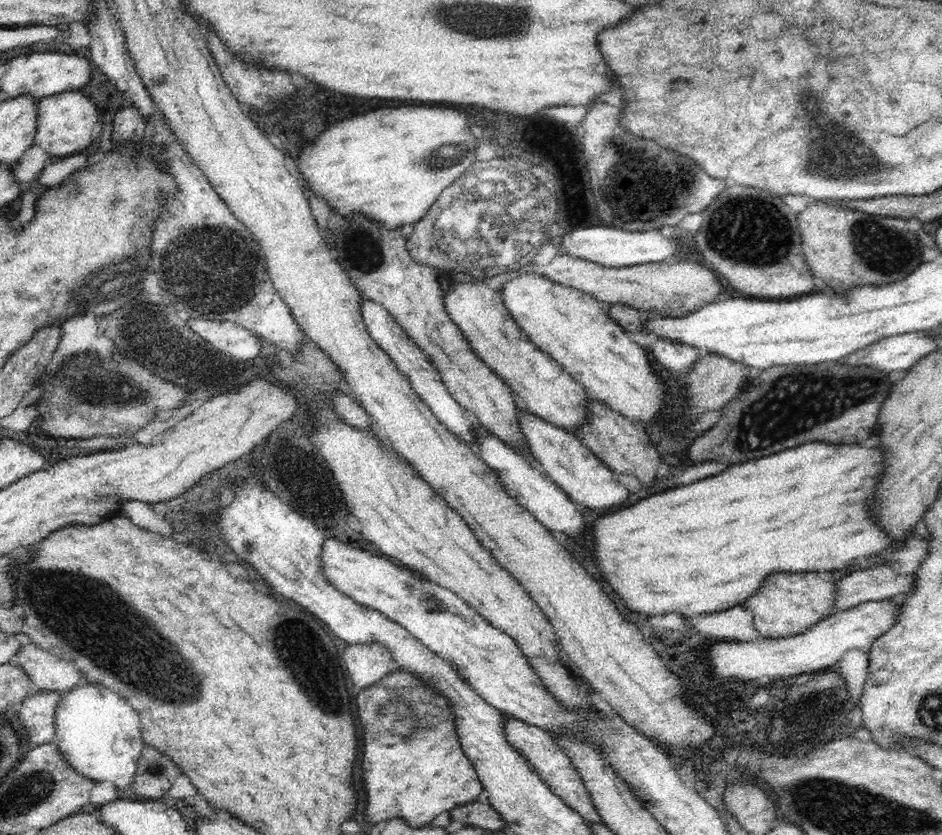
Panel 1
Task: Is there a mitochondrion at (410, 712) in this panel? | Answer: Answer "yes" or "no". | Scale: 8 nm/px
yes

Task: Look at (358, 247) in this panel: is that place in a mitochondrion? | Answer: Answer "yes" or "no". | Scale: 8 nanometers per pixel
yes

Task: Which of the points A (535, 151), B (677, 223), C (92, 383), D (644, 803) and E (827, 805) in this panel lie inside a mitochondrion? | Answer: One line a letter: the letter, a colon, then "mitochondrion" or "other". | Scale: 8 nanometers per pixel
A: other
B: other
C: mitochondrion
D: other
E: mitochondrion

